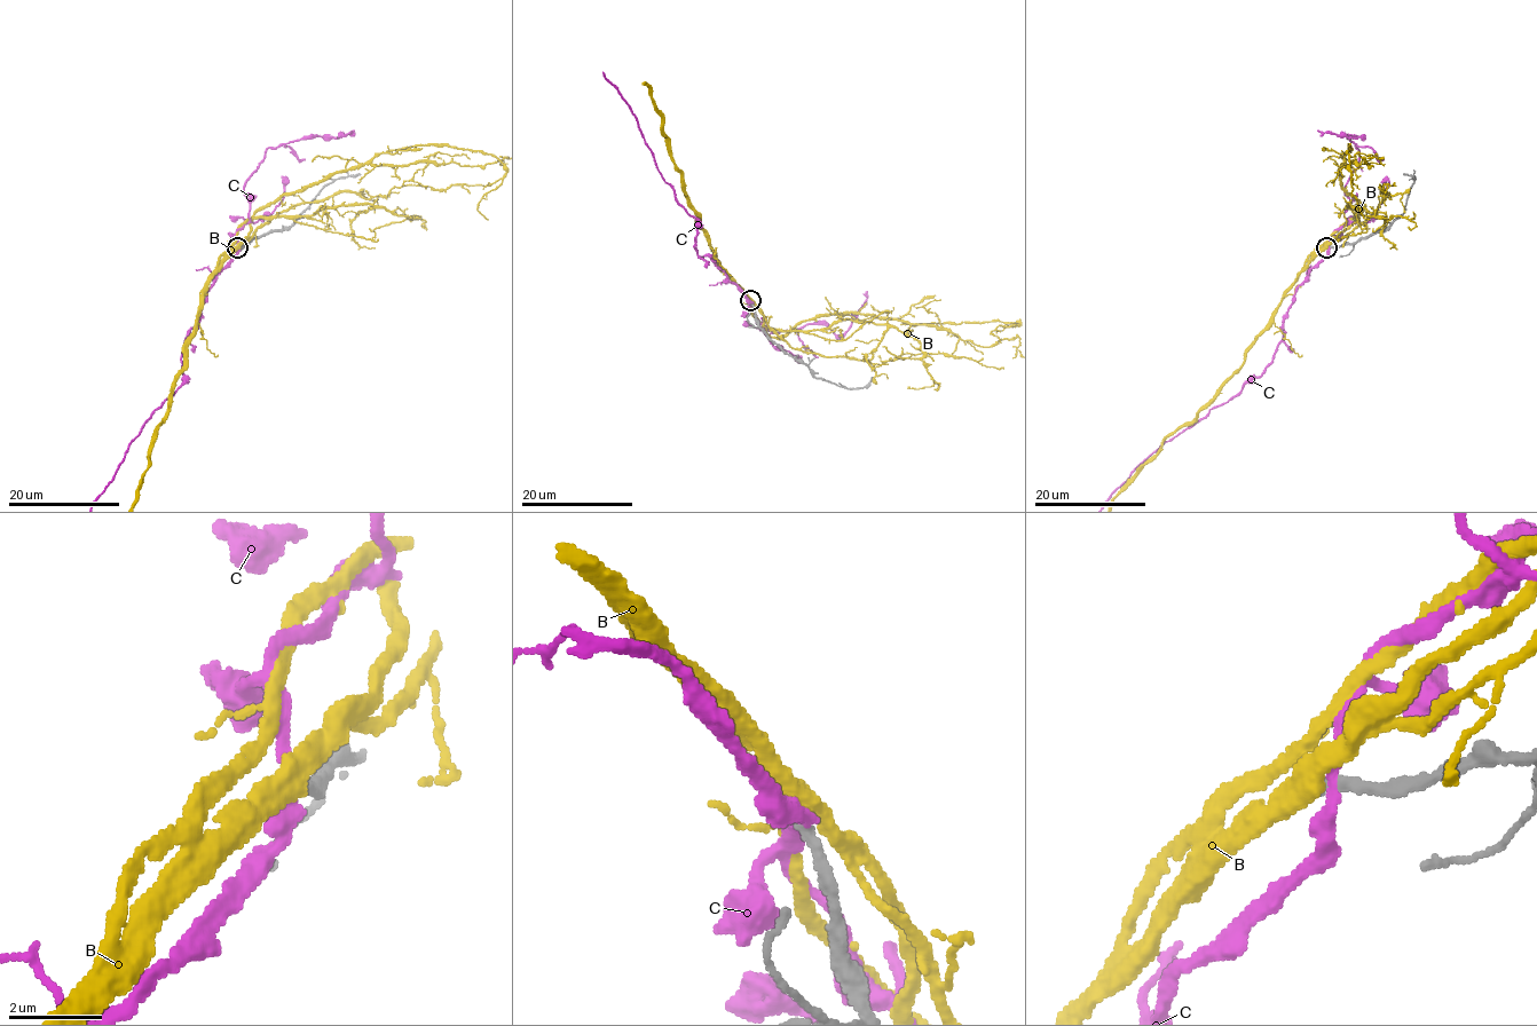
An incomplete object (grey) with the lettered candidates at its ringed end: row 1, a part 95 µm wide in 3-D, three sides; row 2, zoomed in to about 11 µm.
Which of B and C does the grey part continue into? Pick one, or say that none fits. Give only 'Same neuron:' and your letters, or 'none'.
Same neuron: B

